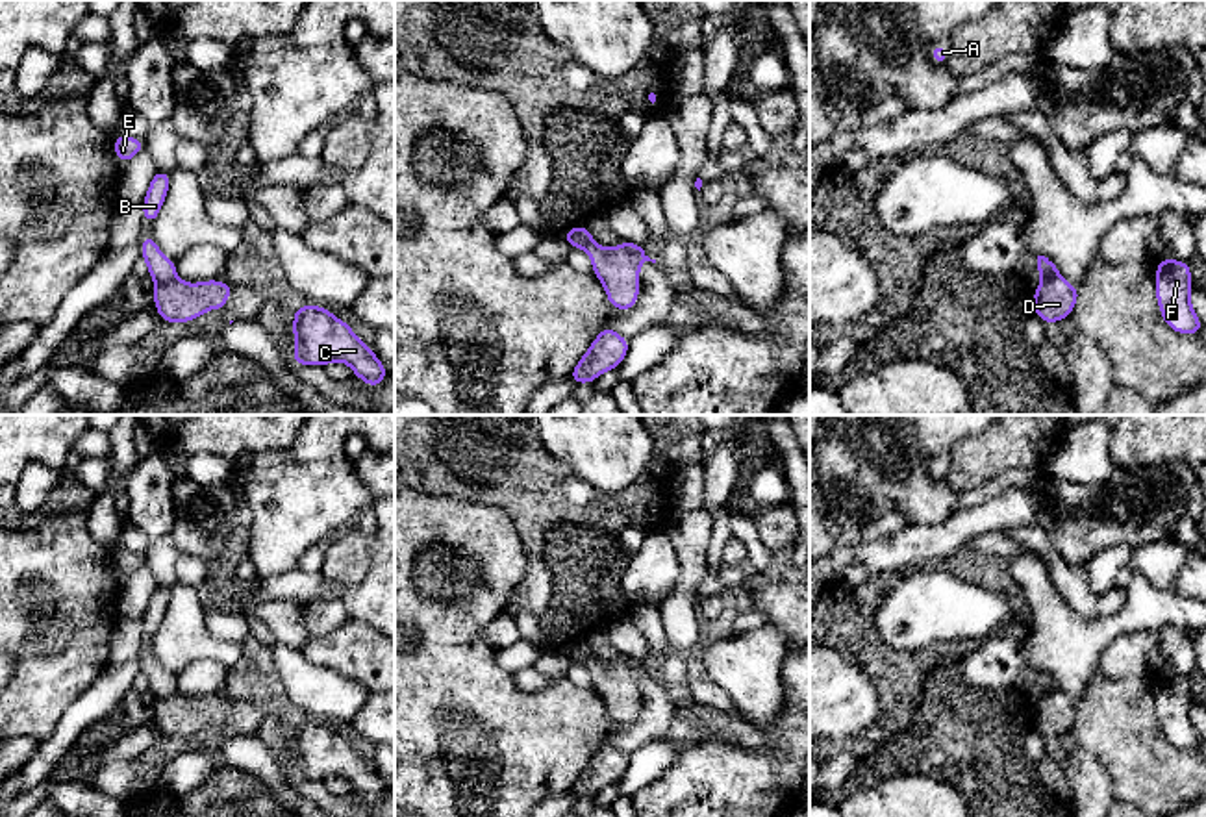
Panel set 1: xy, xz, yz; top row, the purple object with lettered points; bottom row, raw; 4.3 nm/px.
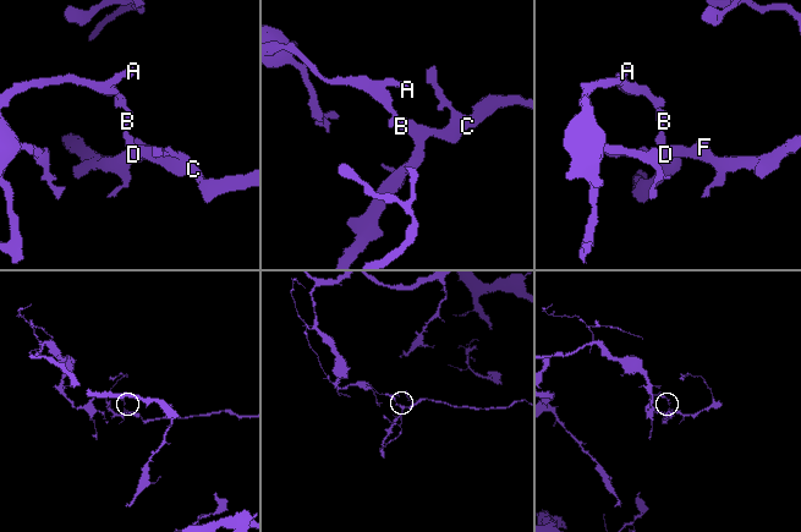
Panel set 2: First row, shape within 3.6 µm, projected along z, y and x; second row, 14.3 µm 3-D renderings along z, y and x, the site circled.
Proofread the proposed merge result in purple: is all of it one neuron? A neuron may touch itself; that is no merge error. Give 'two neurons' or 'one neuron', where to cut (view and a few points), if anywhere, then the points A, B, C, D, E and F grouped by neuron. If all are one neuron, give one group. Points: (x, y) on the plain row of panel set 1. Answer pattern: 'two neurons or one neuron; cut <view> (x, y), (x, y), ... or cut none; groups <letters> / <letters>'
two neurons; cut xy (175, 691), (158, 701); groups A B E / C D F

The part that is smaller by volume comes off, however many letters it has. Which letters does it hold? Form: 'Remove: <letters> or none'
Remove: C, D, F

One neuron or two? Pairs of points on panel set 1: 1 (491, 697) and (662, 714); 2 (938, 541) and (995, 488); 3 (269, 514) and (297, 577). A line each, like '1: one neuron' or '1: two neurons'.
1: two neurons
2: two neurons
3: two neurons

